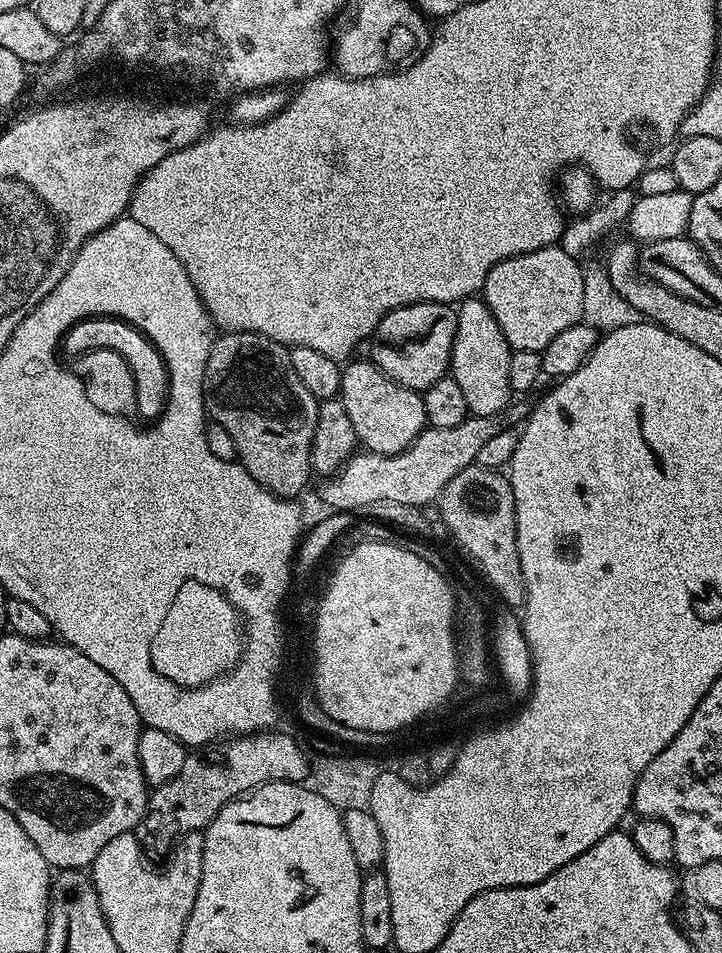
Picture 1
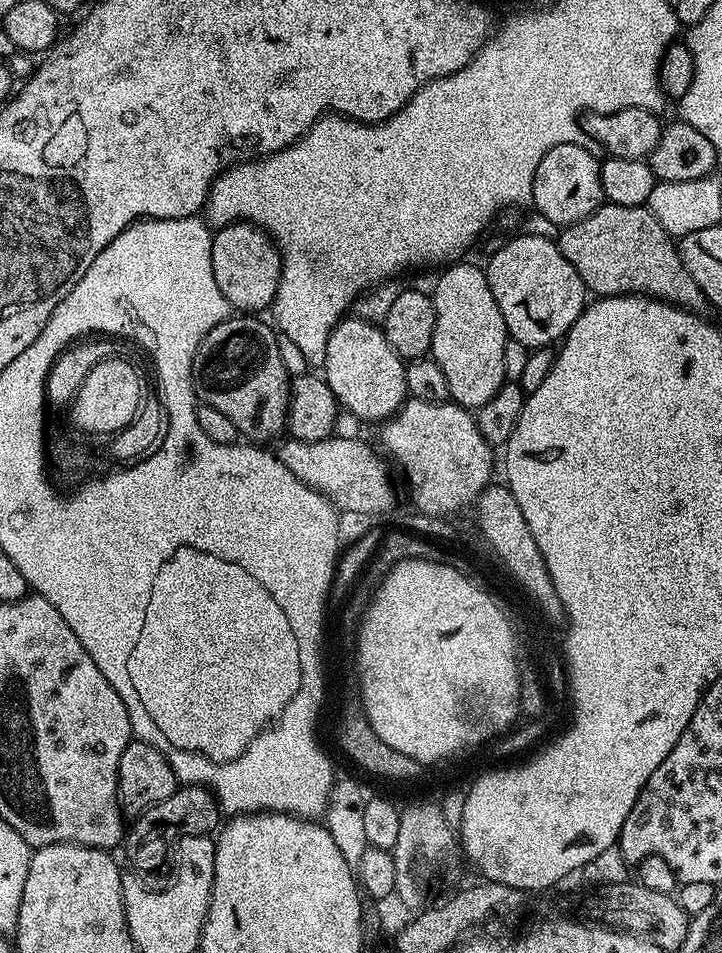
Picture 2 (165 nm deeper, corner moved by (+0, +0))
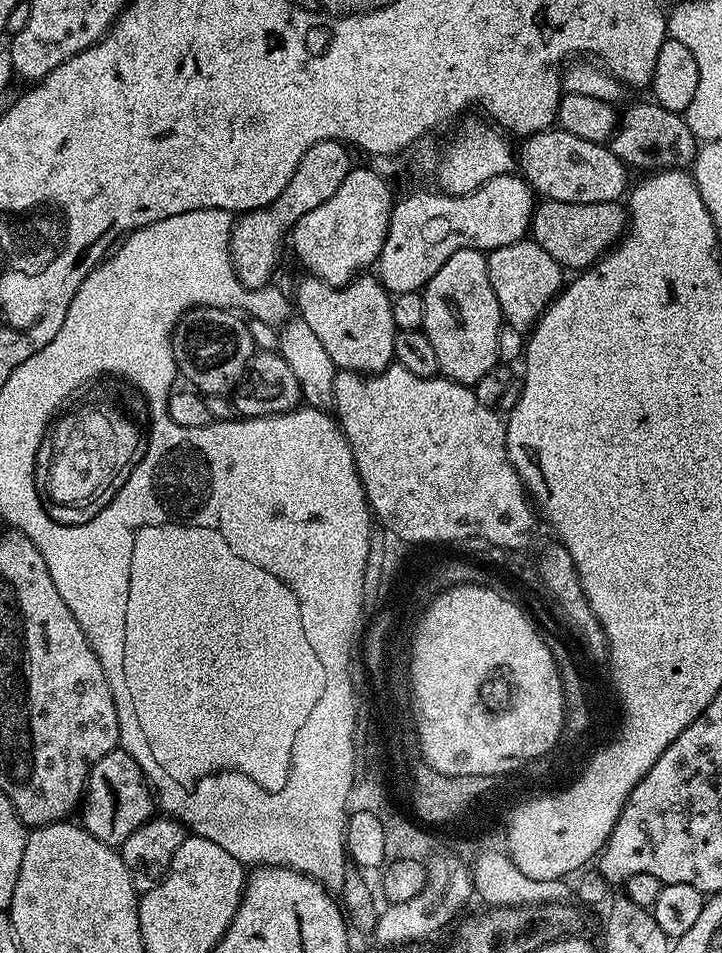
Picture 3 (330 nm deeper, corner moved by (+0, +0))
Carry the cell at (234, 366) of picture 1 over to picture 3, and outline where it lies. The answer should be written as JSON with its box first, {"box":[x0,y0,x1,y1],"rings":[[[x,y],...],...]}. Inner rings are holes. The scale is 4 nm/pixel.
{"box":[172,308,257,396],"rings":[[[192,308],[185,312],[172,332],[172,349],[179,375],[204,396],[231,393],[244,379],[248,363],[257,351],[247,323],[227,308]]]}

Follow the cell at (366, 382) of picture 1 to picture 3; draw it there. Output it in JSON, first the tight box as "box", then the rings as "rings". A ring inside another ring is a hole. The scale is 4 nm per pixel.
{"box":[294,274,397,374],"rings":[[[361,274],[340,287],[328,285],[314,275],[305,275],[305,280],[294,292],[294,308],[299,319],[314,330],[318,342],[326,349],[326,354],[336,363],[337,369],[345,372],[375,374],[388,367],[394,360],[394,338],[397,334],[394,314],[392,313],[392,296],[384,289],[375,275]]]}

